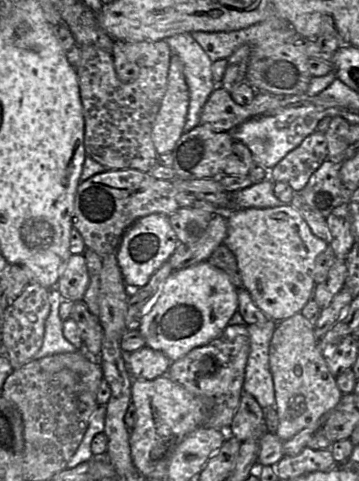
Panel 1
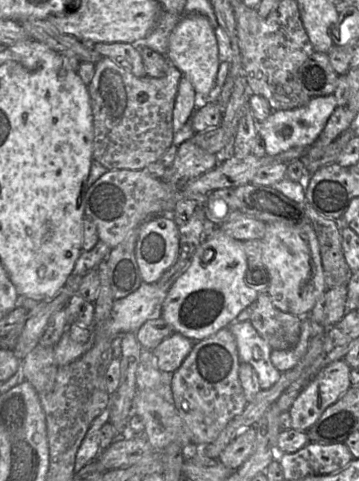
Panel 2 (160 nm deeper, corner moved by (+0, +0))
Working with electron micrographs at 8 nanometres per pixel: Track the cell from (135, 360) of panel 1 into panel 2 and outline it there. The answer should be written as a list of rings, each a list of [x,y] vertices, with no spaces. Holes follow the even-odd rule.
[[[173,333],[152,350],[161,372],[174,373],[191,352],[194,341],[180,333]]]

